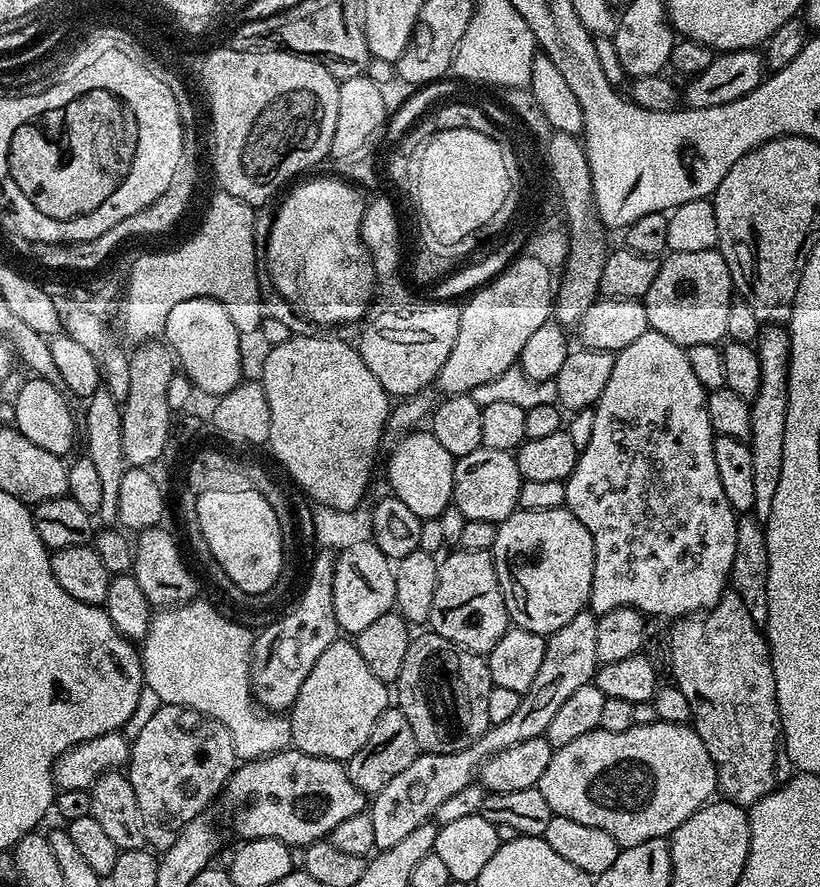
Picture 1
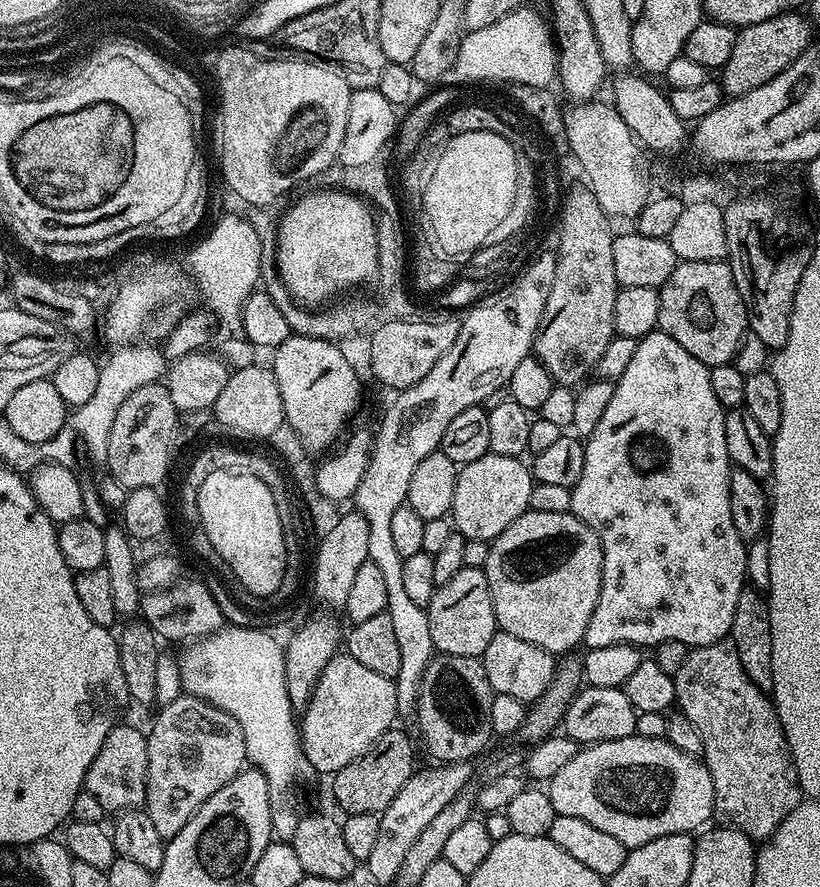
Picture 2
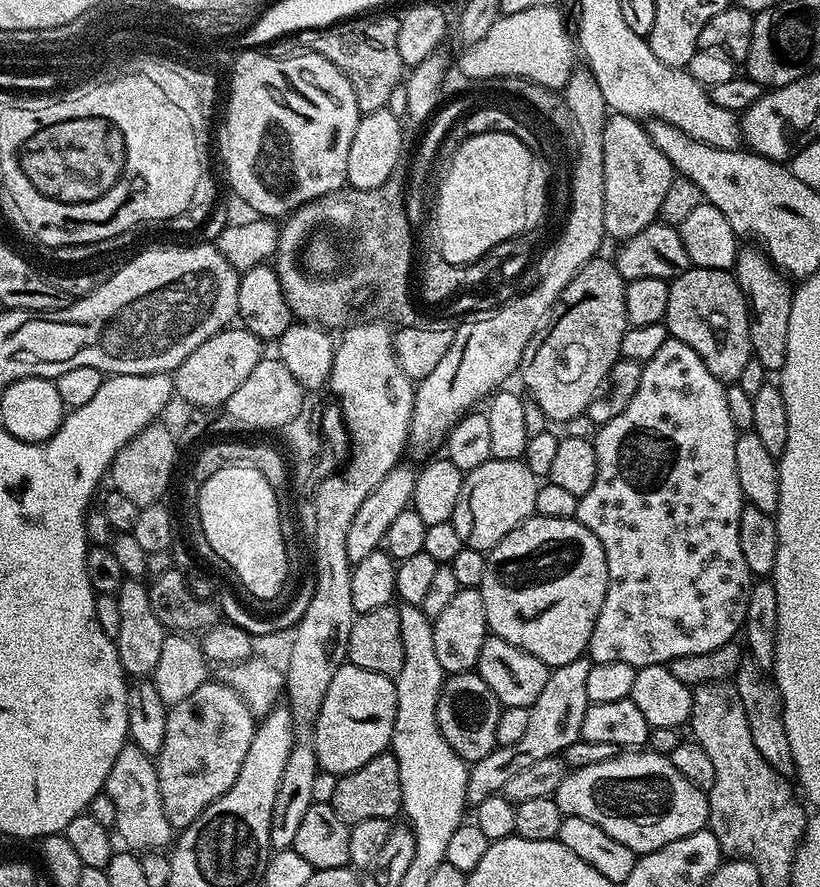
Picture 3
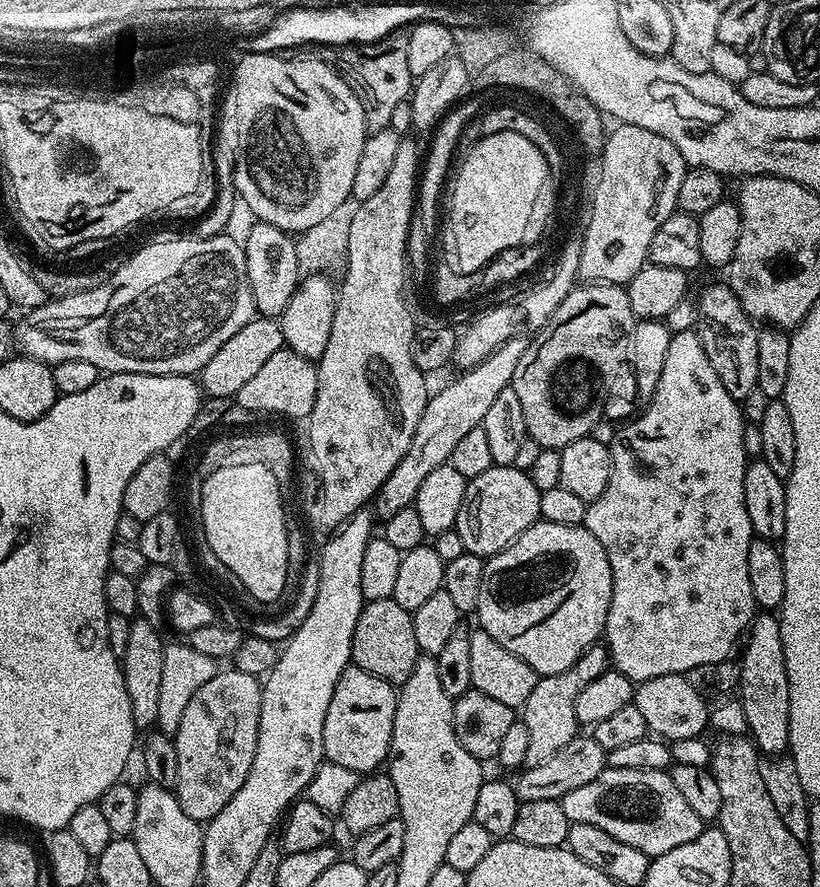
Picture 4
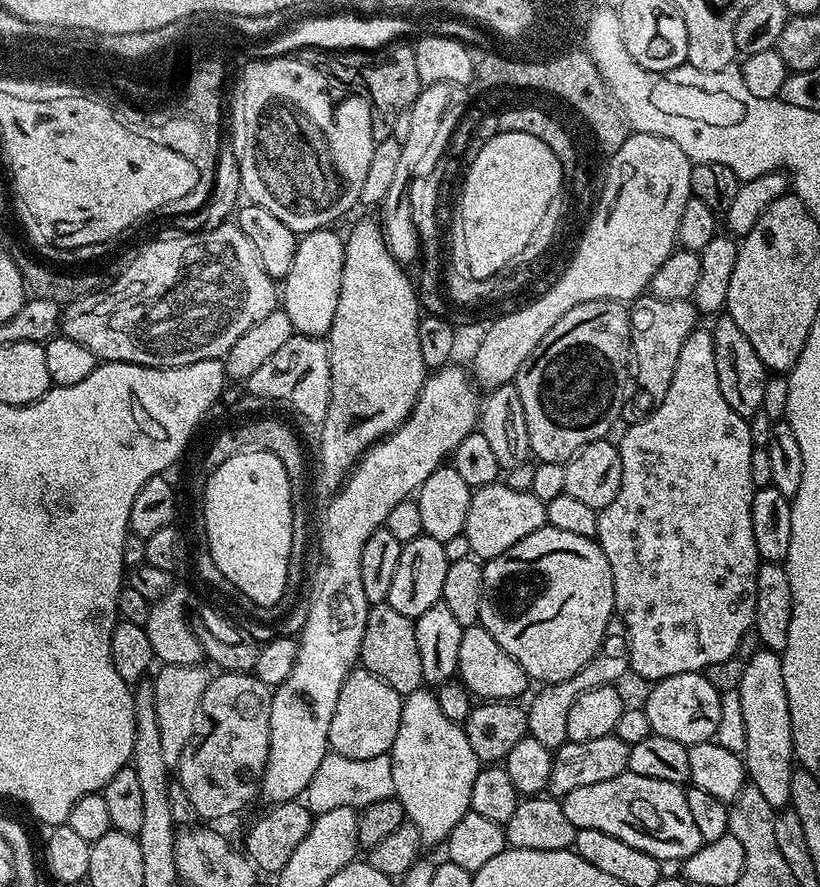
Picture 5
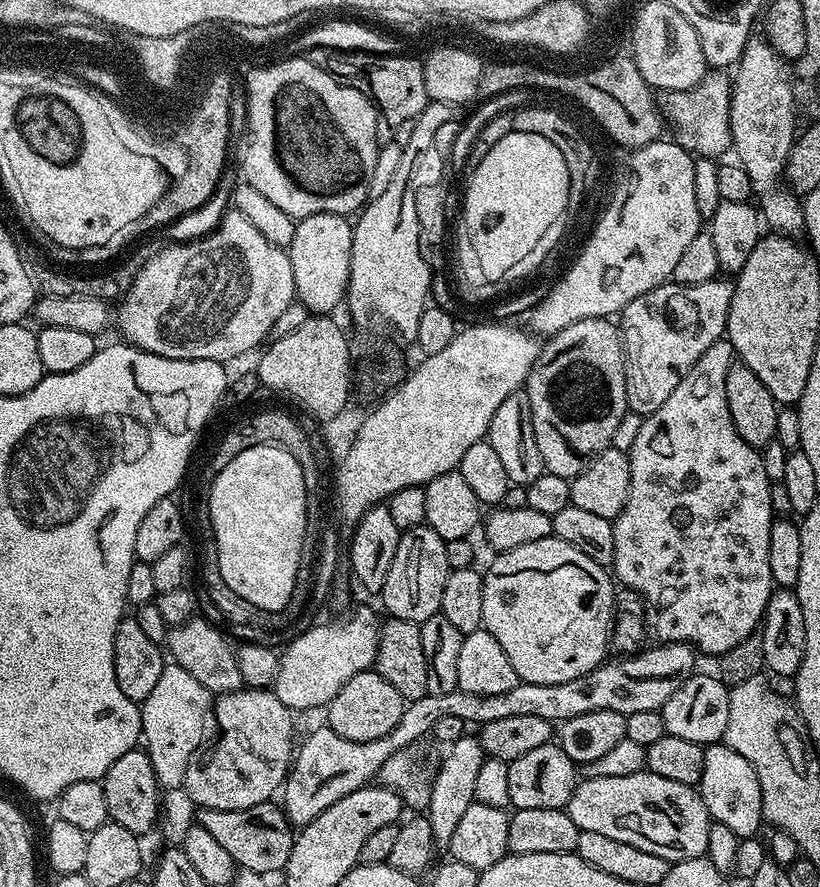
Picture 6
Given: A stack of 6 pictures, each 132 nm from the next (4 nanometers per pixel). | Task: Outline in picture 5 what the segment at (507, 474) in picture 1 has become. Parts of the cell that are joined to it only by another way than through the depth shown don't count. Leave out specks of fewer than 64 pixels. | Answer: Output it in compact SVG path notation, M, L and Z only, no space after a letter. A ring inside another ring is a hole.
M505 482L487 484L473 491L470 510L466 510L466 526L462 535L470 542L470 553L475 559L487 562L506 554L510 546L522 542L534 530L545 527L548 519L543 502L532 493L520 488L511 488Z

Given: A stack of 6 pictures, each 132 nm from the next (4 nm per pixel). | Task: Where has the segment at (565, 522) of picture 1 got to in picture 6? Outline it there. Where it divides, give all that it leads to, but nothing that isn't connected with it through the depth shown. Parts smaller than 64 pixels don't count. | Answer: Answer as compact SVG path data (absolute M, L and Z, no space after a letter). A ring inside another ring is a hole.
M554 535L538 538L538 542L526 542L526 546L518 546L509 552L501 552L495 558L497 560L482 572L484 577L482 586L482 618L484 622L482 627L490 634L494 634L498 646L502 646L506 658L510 658L510 666L514 666L517 681L538 686L554 686L558 682L570 682L573 678L582 678L582 674L590 674L595 668L599 668L601 664L605 663L610 652L610 633L612 631L613 608L616 602L616 592L614 587L612 588L614 580L605 565L594 562L594 558L586 558L586 554L582 554L582 550L574 550L574 546L570 546L570 542L562 542Z

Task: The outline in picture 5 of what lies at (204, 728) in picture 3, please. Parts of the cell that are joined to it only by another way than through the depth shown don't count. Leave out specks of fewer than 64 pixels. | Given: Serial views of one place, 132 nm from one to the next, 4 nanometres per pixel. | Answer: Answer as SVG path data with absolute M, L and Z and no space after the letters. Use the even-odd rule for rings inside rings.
M221 671L216 675L209 679L206 694L200 703L203 715L208 715L208 720L212 723L212 729L200 745L197 743L195 747L190 746L181 754L178 765L180 785L186 790L190 802L194 802L197 817L204 819L205 816L208 819L205 821L208 822L216 822L212 820L220 820L223 816L232 816L235 812L240 812L252 799L260 796L260 783L264 777L266 758L270 750L272 692L269 685L262 683L256 675L246 672Z

